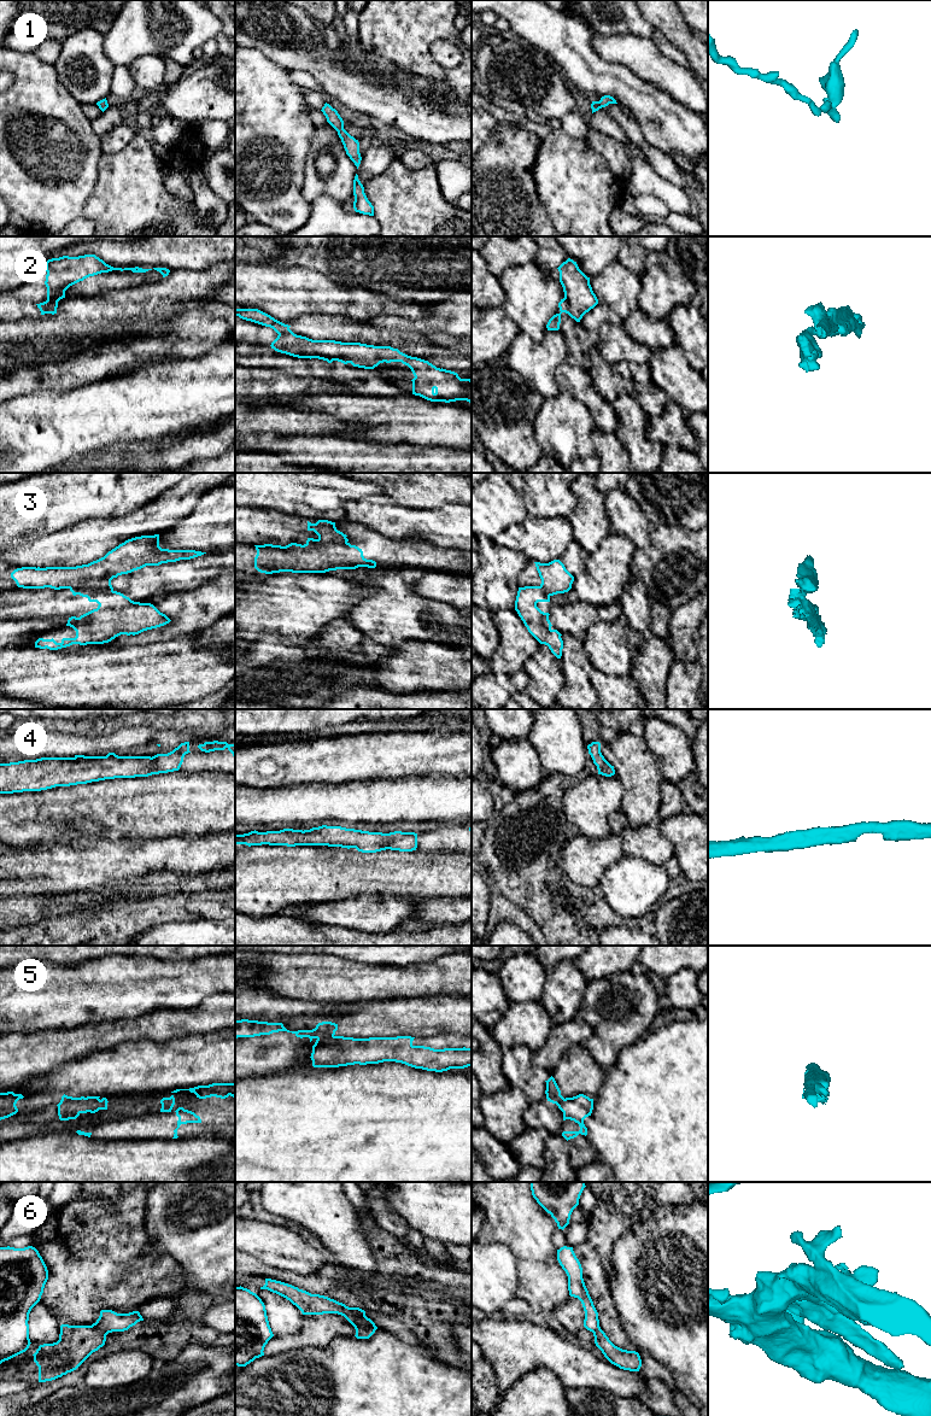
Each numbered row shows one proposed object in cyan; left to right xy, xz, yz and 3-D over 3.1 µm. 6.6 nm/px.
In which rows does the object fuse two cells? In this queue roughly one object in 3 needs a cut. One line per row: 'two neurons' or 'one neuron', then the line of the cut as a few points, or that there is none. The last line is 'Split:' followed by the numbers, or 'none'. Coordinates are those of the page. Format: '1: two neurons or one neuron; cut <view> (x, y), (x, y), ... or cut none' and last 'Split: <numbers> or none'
1: one neuron; cut none
2: two neurons; cut yz (563, 298), (566, 302), (564, 311)
3: two neurons; cut xy (70, 587), (112, 590)
4: one neuron; cut none
5: two neurons; cut xy (98, 1098), (87, 1098), (80, 1103), (60, 1103)
6: two neurons; cut xz (331, 1299), (369, 1320)
Split: 2, 3, 5, 6

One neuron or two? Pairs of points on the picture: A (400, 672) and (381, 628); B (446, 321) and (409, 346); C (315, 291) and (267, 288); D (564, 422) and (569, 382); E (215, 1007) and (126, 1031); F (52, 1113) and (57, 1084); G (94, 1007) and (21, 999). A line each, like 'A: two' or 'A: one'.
A: two
B: two
C: one
D: two
E: one
F: two
G: one

